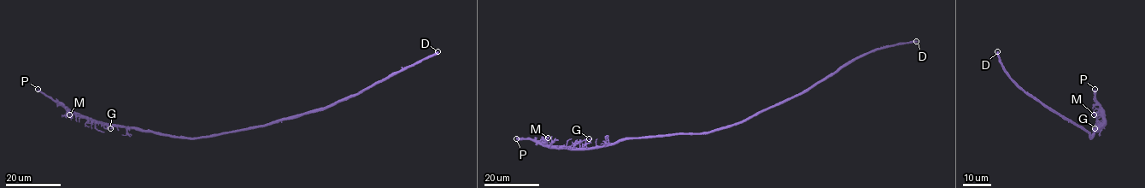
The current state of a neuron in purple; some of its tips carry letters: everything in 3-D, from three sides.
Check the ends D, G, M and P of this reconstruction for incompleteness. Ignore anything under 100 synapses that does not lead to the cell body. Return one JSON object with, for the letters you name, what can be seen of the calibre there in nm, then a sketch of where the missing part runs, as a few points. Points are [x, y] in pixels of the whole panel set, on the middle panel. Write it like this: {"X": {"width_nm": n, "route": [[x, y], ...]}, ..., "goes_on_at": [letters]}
{"D": {"width_nm": 550, "route": [[916, 41], [923, 41], [937, 56], [943, 69], [941, 79], [936, 81]]}, "goes_on_at": ["D"]}

